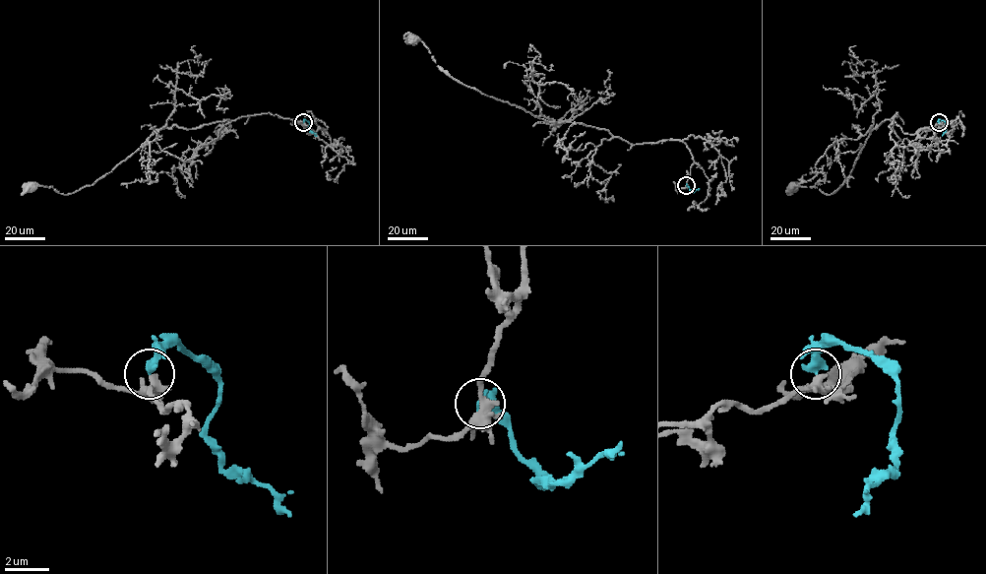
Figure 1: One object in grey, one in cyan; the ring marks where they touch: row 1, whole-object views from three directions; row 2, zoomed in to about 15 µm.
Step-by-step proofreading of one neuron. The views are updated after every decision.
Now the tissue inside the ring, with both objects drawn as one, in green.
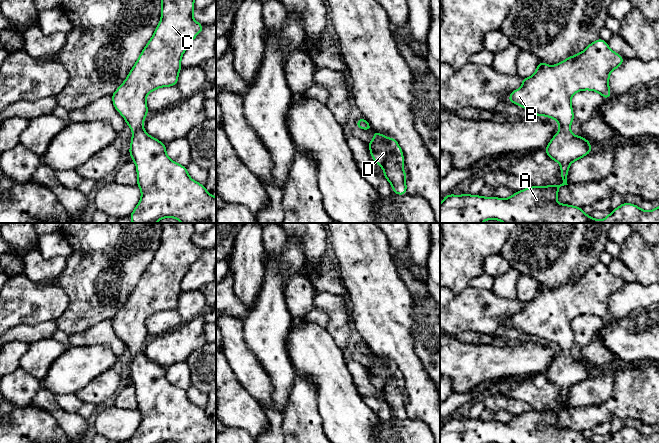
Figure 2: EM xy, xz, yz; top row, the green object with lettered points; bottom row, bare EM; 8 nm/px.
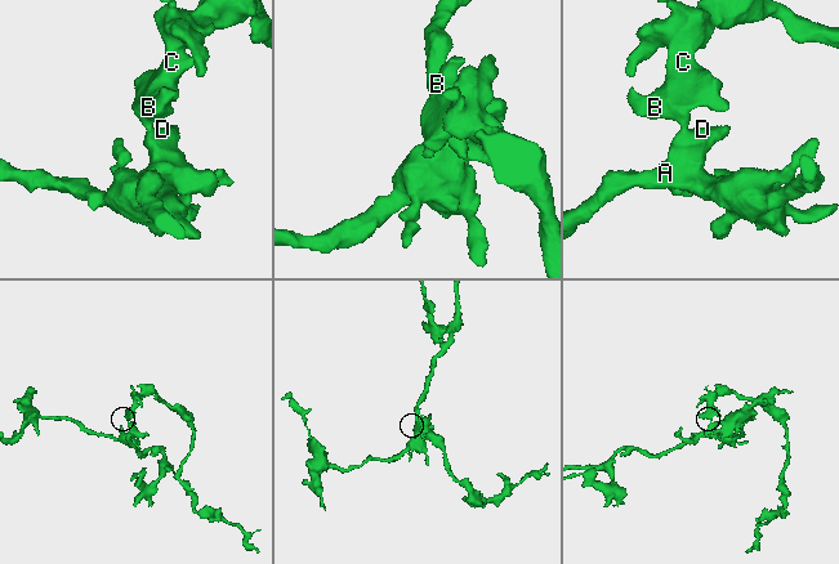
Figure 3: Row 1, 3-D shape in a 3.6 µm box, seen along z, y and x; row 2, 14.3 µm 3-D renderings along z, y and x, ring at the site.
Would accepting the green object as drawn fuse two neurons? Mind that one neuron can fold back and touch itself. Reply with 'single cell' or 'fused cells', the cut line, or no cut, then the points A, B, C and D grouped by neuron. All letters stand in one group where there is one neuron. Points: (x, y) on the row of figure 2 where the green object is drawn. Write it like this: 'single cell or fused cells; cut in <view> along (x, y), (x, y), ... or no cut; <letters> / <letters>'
single cell; no cut; A B C D

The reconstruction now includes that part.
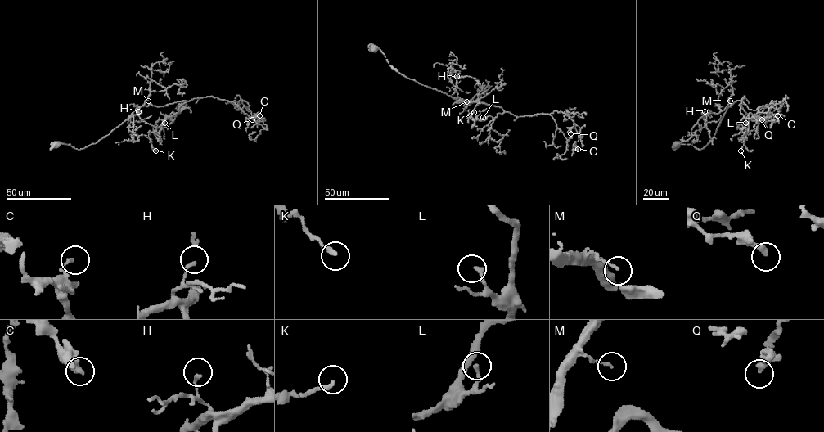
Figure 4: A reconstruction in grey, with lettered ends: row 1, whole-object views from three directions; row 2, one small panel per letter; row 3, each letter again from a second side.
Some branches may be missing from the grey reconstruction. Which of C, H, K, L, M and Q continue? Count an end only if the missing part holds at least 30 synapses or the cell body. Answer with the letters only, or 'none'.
none

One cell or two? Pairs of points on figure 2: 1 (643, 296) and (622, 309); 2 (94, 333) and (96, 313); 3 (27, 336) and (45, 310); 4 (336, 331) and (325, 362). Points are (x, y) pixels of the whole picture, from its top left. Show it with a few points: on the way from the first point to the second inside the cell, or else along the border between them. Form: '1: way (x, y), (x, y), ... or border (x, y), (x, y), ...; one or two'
1: way (638, 296), (635, 296), (627, 304); one
2: border (110, 319), (104, 319), (83, 331), (73, 333); two
3: border (55, 319), (33, 324), (18, 324), (12, 327); two
4: border (324, 328), (342, 351); two

